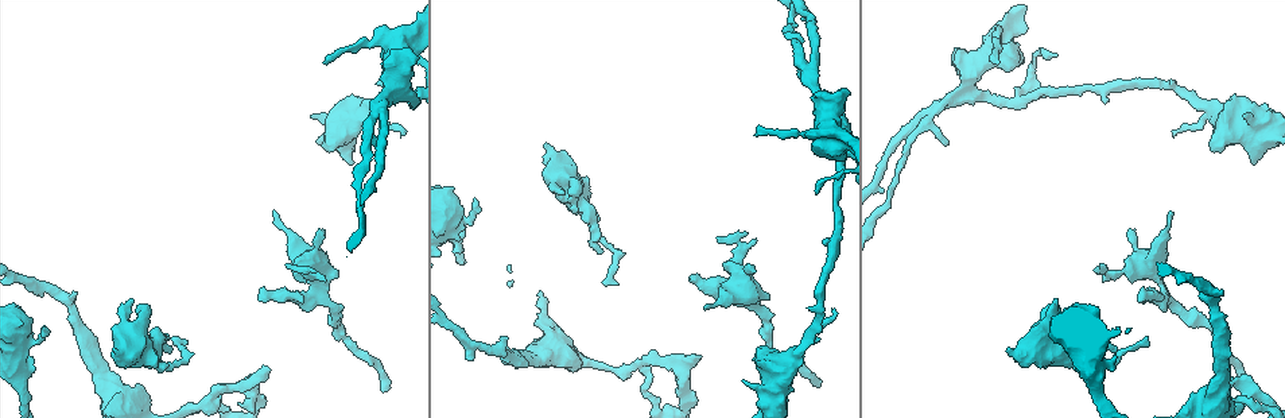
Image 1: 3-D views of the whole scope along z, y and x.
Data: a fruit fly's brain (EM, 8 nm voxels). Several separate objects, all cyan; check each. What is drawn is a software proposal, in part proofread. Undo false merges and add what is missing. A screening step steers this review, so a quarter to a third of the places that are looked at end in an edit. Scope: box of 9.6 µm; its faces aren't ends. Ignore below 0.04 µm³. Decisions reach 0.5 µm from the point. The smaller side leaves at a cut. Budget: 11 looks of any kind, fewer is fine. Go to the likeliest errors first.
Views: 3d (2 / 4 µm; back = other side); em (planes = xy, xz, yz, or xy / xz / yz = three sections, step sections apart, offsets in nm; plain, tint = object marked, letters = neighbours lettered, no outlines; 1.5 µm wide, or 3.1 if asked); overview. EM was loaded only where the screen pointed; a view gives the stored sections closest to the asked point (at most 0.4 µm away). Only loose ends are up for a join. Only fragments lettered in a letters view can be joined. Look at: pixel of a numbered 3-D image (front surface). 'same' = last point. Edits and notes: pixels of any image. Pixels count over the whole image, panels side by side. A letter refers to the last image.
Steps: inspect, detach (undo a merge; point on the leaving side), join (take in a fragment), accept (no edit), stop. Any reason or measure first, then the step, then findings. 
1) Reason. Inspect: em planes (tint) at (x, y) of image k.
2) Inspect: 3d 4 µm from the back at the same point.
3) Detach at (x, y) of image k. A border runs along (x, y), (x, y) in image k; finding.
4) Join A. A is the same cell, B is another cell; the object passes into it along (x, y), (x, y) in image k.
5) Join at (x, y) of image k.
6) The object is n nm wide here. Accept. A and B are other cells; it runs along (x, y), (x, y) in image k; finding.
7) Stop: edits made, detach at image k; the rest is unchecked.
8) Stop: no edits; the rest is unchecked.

Inspect: 3d 2 µm at (812, 380) of image 1.

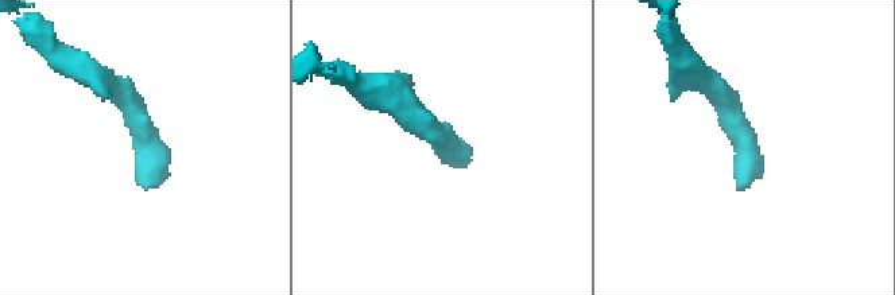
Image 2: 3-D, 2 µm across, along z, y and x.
Now the EM. Inspect: em planes (letters) at (448, 148) of image 2.

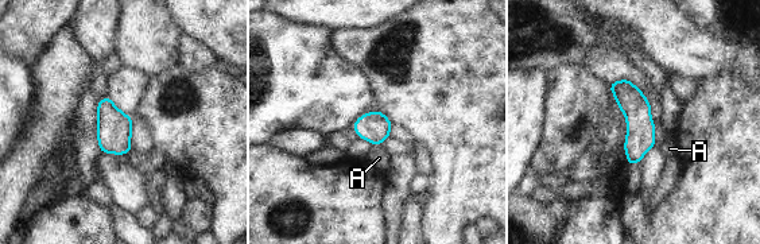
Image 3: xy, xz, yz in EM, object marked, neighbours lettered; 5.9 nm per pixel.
The object is 180 nm wide here. Join A. A is the same cell; the object passes into it along (375, 127), (377, 144), (379, 158) in image 3; the neuron continues.

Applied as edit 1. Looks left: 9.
Free end. Inspect: em planes (letters) at (173, 348) of image 1.

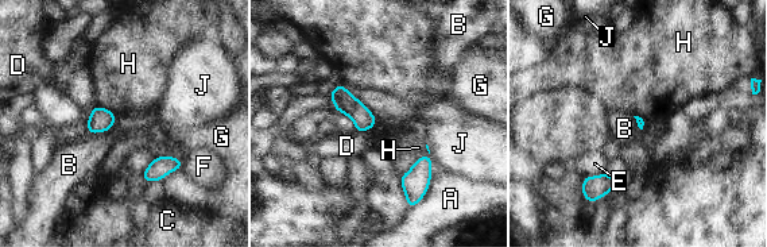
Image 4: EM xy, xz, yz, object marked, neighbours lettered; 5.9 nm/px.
Accept. A, B, C, D, E, F, G, H and J are other cells; a border runs along (117, 116), (108, 130), (89, 135) in image 4; no lettered fragment goes on from it.

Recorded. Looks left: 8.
Free end. Inspect: 3d 2 µm at (698, 361) of image 1.

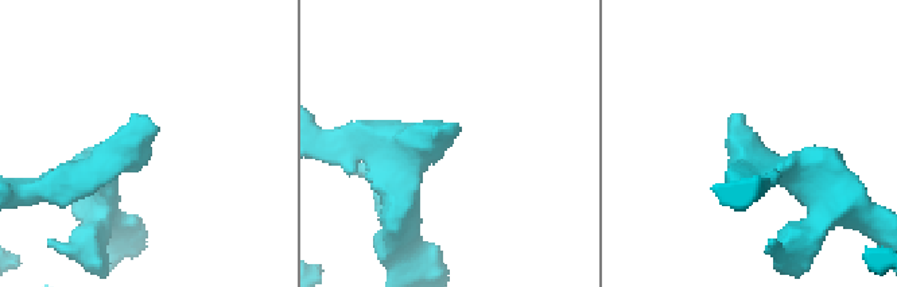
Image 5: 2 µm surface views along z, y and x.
Inspect: em planes (plain) at (739, 122) of image 5.

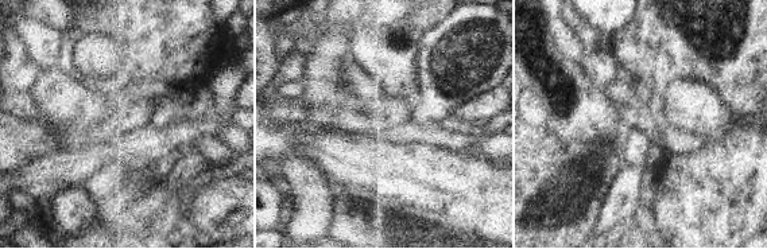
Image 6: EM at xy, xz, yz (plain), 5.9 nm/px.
Inspect: em planes (letters) at the same point.

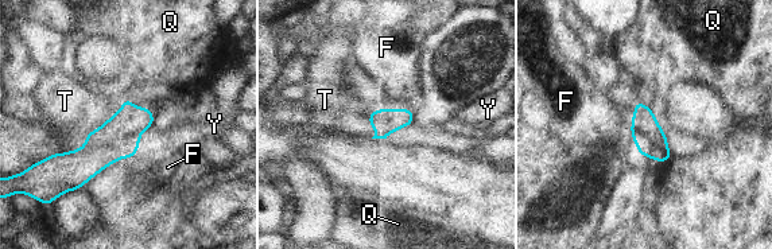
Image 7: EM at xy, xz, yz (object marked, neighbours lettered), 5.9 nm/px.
Join Y. Y is the same cell, F, Q and T are other cells; the neuron continues.

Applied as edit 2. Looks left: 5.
Two arms at a narrow angle. Inspect: em yz step 4 (tint) at (377, 107) of image 1.

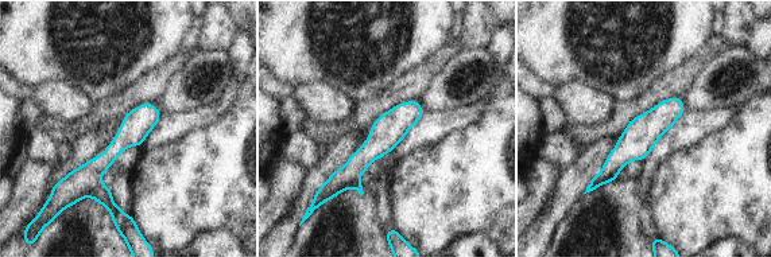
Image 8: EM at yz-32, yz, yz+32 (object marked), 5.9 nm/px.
Another direction. Inspect: em xy step 8 (letters) at the same point.

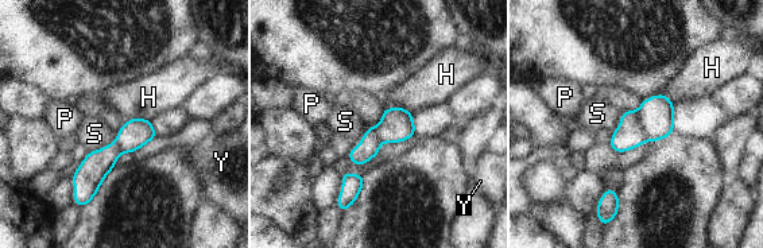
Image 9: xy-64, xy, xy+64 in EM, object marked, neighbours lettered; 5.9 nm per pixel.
The longest contact is with S, 220 nm. Detach at (631, 134) of image 9. H, P, S and Y are other cells; a second neuron is stuck on.

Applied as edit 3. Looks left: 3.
Stop: edits made, join at image 3, join at image 7, detach at image 9; the rest is unchecked.

